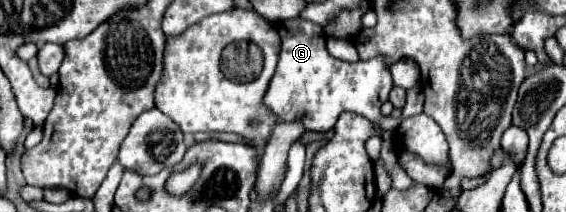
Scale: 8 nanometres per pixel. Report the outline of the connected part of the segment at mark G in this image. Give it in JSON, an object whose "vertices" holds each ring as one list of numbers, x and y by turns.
{"vertices":[[301,19,281,21,277,23,277,31,281,35,281,57,263,101,279,121,301,119,307,131,325,133,333,129,339,113,353,111,367,119,379,119,383,123,383,131,387,131,397,128,403,119,423,111,424,95,419,87,414,87,408,90,406,112,399,120,381,115,379,109,389,99,389,91,393,89,391,73,383,67,383,59,369,59,363,63,339,61,327,53,323,29]]}

